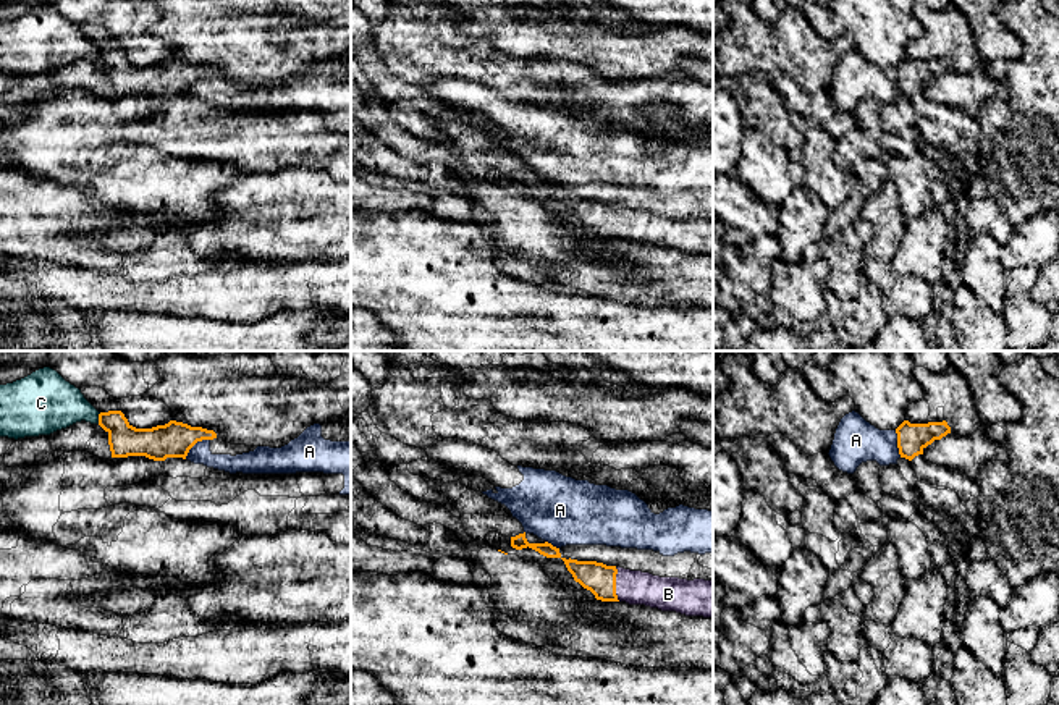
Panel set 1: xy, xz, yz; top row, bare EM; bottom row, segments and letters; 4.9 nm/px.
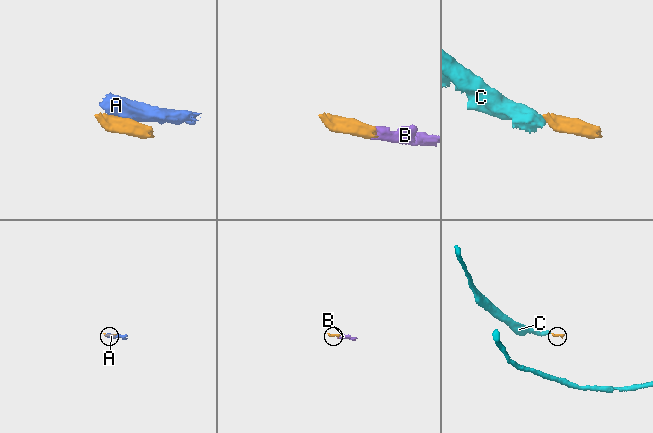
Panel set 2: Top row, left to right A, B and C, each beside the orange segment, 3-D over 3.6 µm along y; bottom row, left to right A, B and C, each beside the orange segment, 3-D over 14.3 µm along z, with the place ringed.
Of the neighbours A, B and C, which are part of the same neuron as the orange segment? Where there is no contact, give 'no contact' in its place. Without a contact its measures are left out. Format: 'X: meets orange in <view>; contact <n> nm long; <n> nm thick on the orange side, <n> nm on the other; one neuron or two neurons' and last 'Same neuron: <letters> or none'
A: meets orange in xy; contact 160 nm long; 180 nm thick on the orange side, 100 nm on the other; two neurons
B: meets orange in xz; contact 170 nm long; 160 nm thick on the orange side, 170 nm on the other; one neuron
C: meets orange in xy; contact 60 nm long; 160 nm thick on the orange side, 260 nm on the other; two neurons
Same neuron: B

